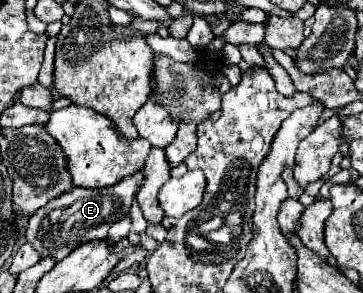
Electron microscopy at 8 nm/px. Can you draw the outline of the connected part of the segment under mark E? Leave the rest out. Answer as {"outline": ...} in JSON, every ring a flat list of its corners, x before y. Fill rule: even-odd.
{"outline":[[141,168,139,172,125,176,121,182,117,182,115,186,109,186,109,188,67,190,67,194,61,194,61,198,53,198,53,202,45,204,41,210,37,210,29,218,27,242,37,250,37,254,41,258,53,258,59,262,75,246,81,246,81,244,93,242,93,240,103,240,107,236,107,230,111,228,111,224,129,214,143,178,145,178,145,174]]}

